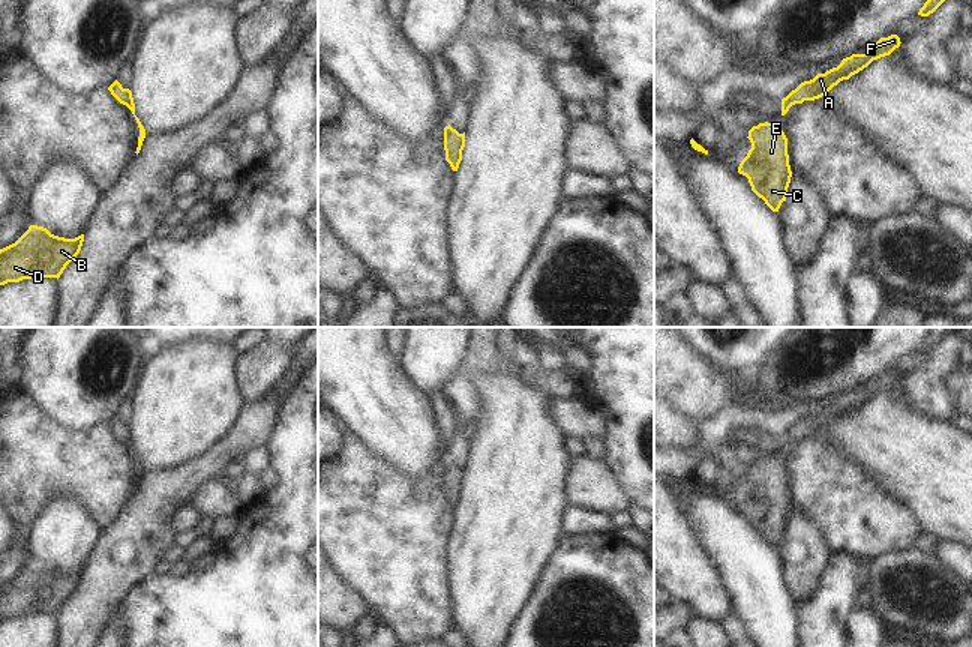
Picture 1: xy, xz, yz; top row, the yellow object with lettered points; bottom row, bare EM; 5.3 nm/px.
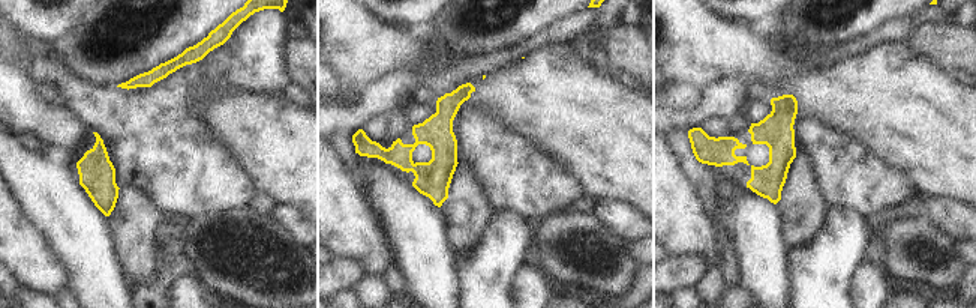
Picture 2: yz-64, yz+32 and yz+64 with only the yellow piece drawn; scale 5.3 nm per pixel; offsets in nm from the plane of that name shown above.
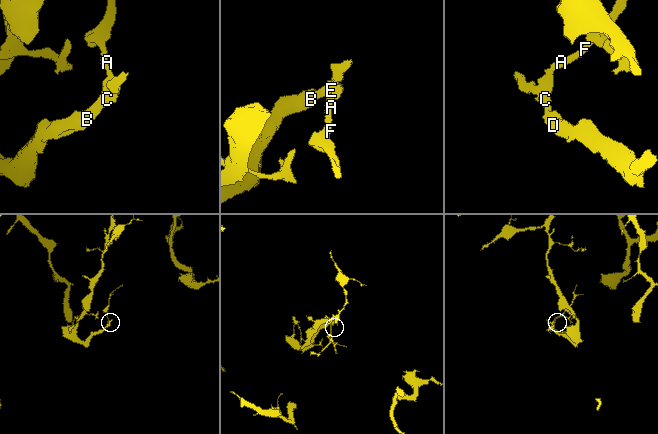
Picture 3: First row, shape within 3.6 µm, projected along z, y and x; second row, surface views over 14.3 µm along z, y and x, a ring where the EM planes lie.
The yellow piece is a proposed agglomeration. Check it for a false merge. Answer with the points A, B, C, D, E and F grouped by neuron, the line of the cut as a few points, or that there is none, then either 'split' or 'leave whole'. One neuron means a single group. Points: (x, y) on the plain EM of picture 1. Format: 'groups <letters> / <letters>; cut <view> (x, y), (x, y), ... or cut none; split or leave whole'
groups A B C D E F; cut none; leave whole

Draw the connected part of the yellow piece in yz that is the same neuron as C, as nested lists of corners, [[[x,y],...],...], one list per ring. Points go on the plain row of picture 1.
[[[768,458],[753,462],[747,474],[752,485],[741,497],[738,509],[748,515],[752,527],[772,548],[778,548],[792,513],[788,474],[780,462]]]

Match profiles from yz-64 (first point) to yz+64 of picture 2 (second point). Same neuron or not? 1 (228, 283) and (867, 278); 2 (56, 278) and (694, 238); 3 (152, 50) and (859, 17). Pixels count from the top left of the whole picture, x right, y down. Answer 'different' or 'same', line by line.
1: different
2: same
3: same

